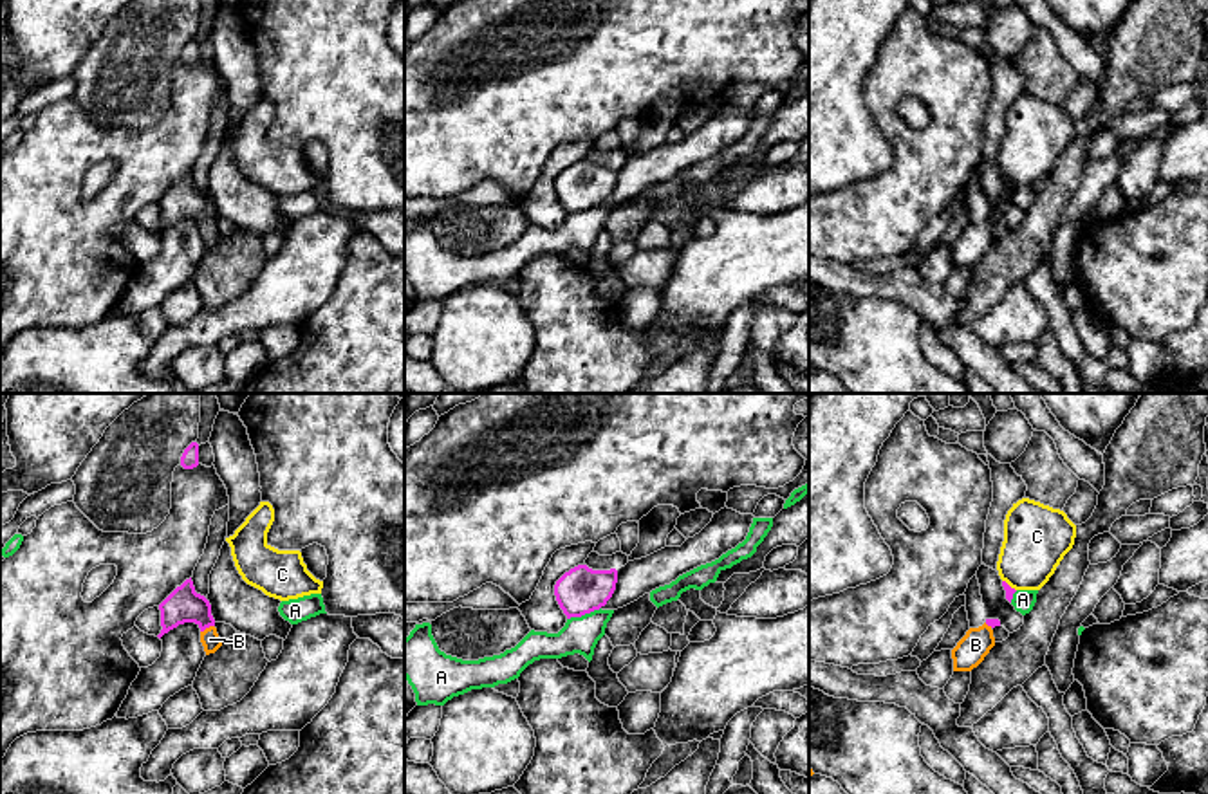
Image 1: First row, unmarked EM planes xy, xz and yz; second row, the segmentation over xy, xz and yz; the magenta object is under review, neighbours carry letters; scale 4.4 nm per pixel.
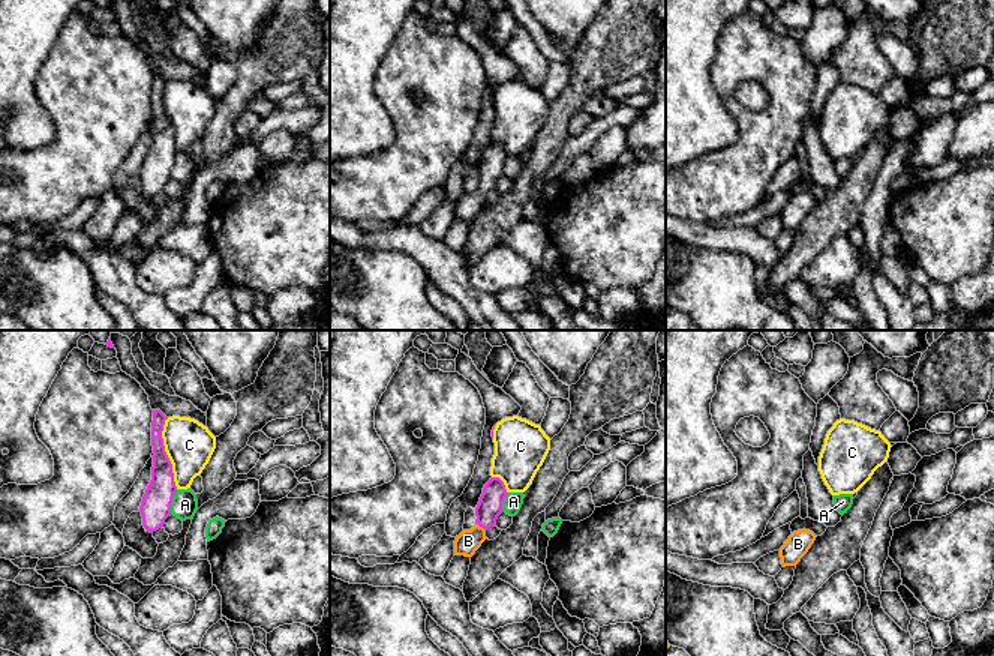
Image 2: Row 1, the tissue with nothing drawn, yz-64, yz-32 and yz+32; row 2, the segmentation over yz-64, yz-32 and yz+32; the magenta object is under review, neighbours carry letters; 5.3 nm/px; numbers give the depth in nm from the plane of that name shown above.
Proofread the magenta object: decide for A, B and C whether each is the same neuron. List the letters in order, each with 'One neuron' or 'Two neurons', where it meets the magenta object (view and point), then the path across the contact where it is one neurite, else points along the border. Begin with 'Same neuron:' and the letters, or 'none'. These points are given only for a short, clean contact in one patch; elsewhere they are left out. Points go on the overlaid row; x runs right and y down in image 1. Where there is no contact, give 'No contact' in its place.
Same neuron: B
A: Two neurons. Touches magenta at xz (584, 614)
B: One neuron. Touches magenta at xy (206, 627). Path across: xy (183, 605), (206, 627), (210, 639)
C: Two neurons. Touches magenta at yz (1008, 585). Boundary: yz (1003, 580), (1015, 590)

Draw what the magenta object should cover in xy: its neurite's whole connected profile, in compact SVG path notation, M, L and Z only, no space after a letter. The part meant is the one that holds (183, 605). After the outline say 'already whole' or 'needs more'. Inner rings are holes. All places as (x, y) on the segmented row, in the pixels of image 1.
M191 577L177 586L161 605L161 633L159 639L170 630L184 623L195 623L200 628L200 642L206 655L215 653L222 646L217 633L215 619L211 615L209 601L195 592Z | needs more

